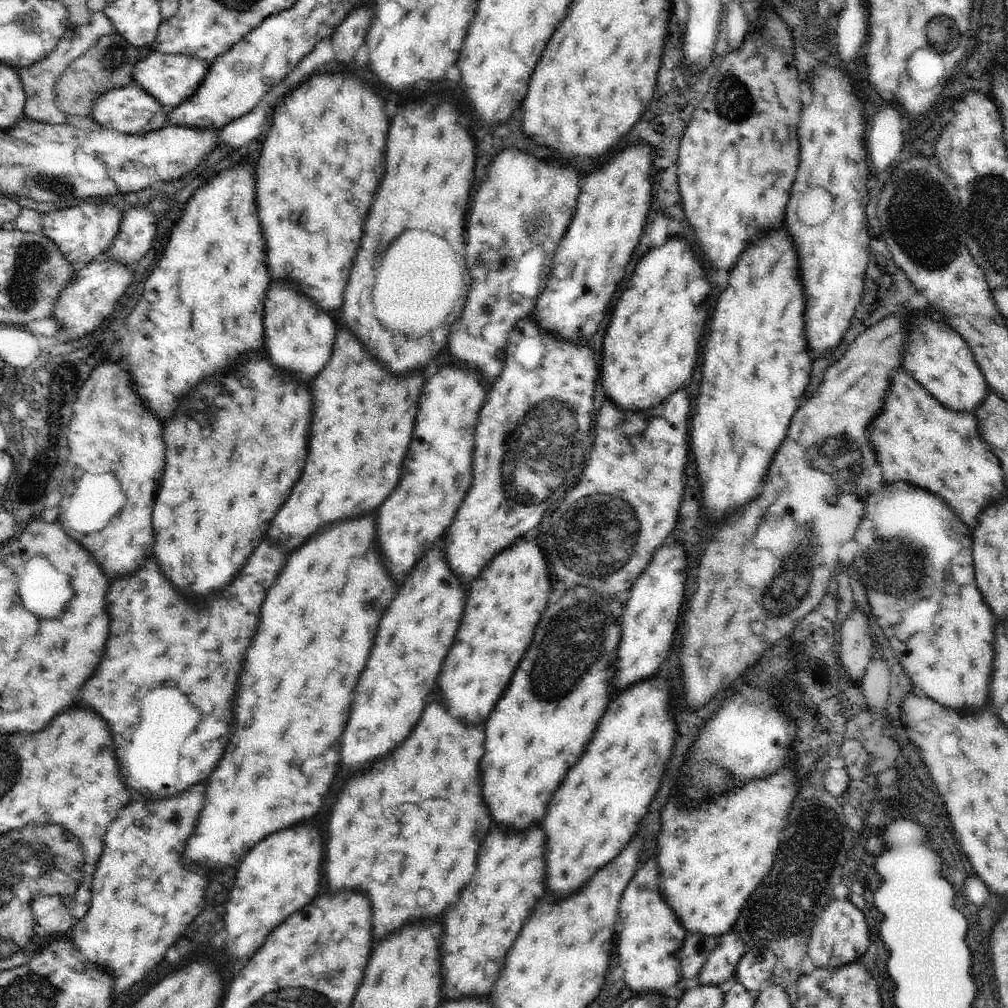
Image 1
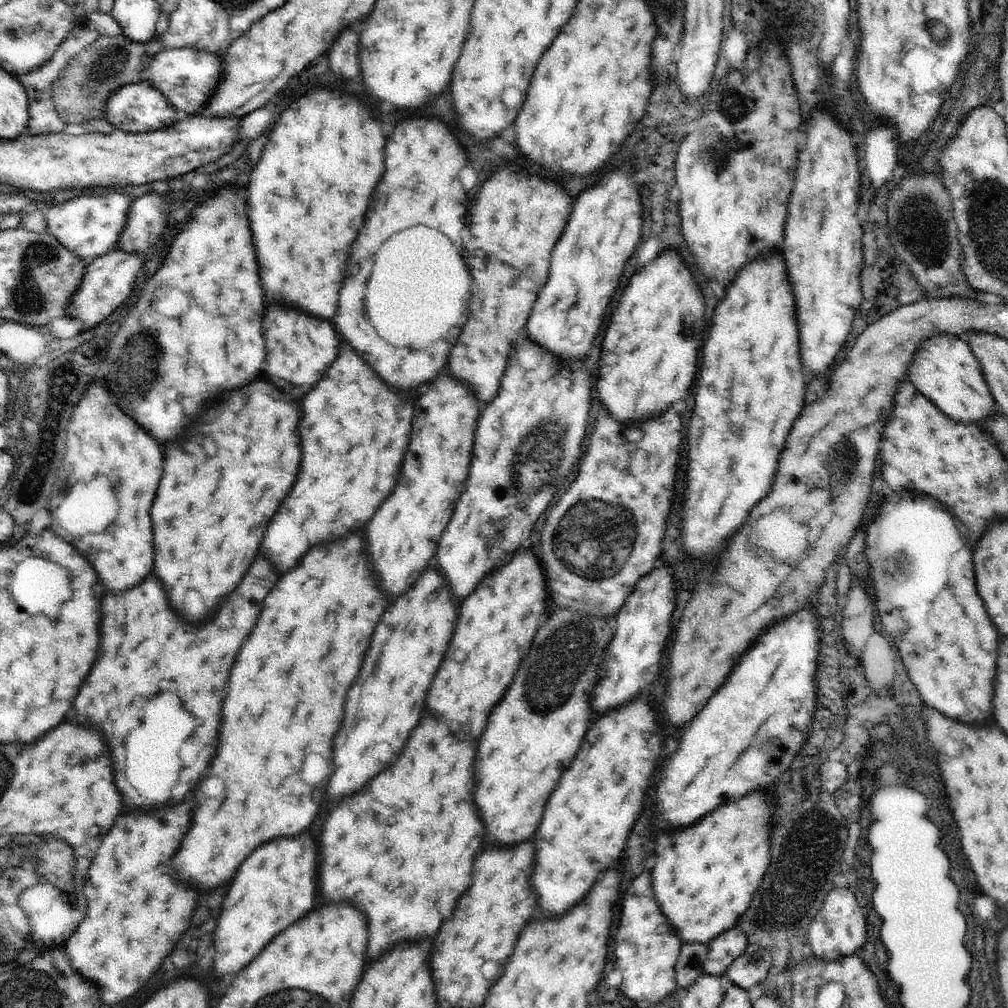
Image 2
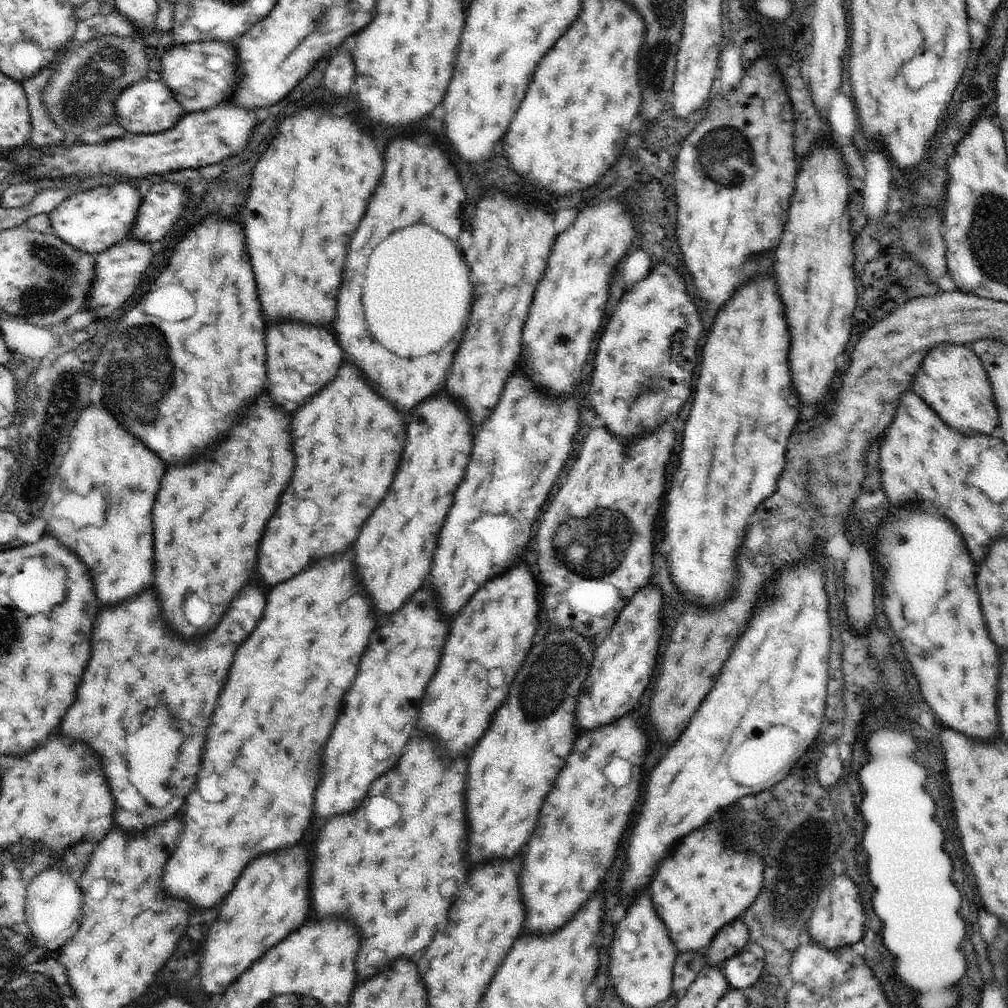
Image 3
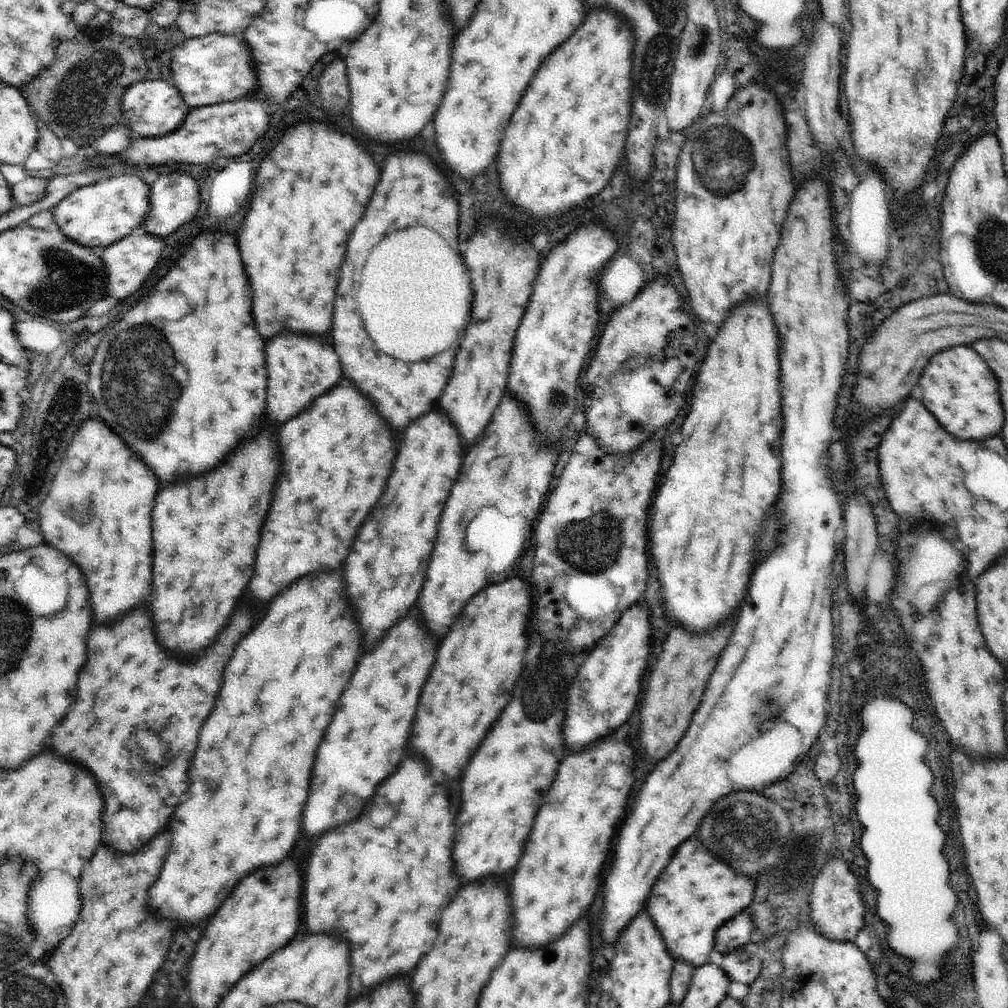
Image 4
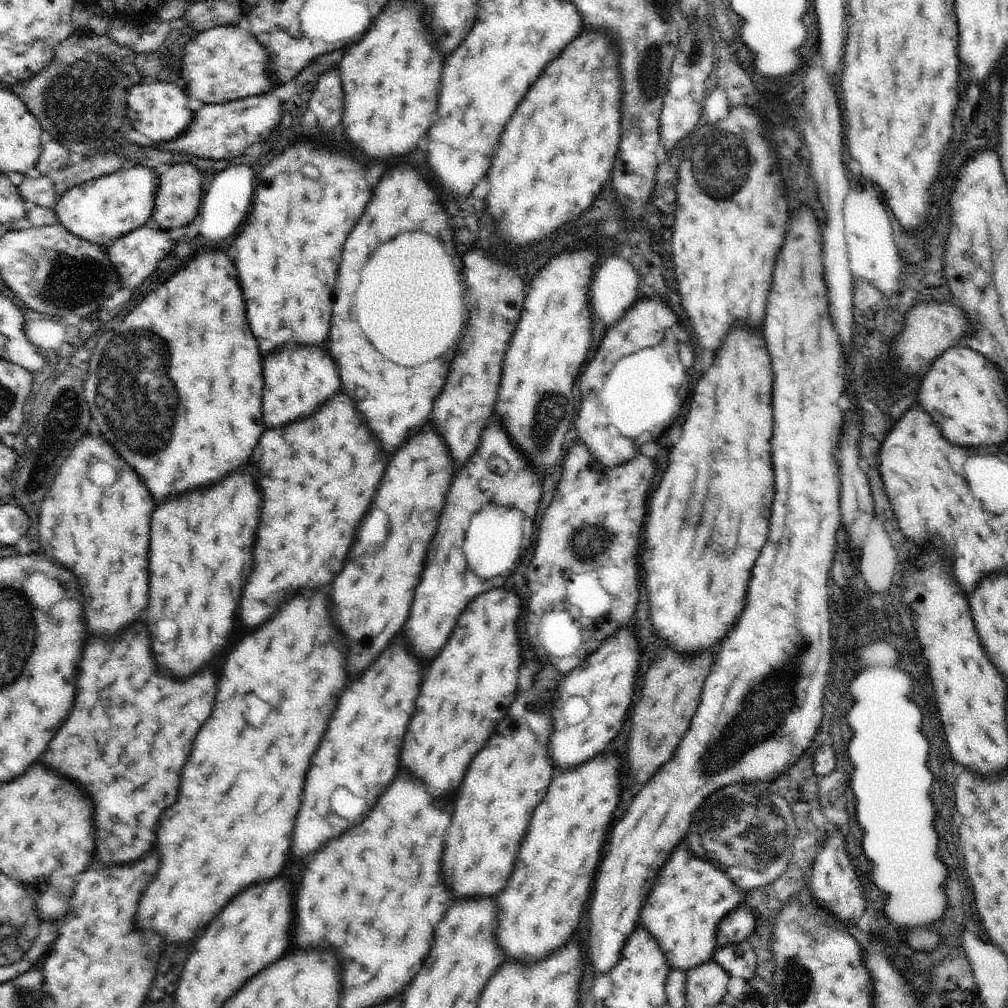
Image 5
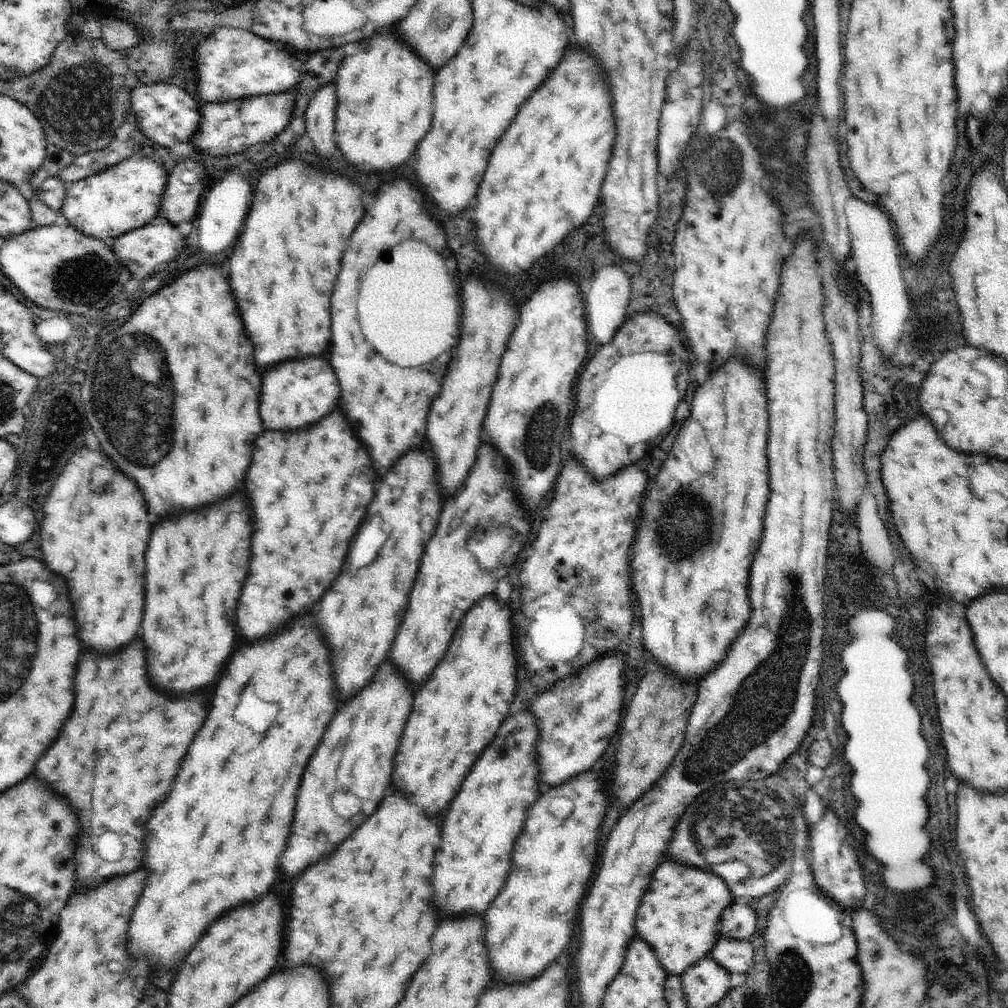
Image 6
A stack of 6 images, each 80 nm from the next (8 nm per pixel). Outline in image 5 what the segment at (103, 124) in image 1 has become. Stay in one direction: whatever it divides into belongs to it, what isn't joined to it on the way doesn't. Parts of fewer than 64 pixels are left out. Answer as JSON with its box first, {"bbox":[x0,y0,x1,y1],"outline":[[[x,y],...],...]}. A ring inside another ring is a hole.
{"bbox":[126,77,195,143],"outline":[[[165,77],[151,81],[142,81],[127,89],[126,121],[130,121],[133,128],[148,136],[156,143],[169,141],[182,134],[191,123],[195,113],[188,107],[188,95],[183,88],[169,82]]]}

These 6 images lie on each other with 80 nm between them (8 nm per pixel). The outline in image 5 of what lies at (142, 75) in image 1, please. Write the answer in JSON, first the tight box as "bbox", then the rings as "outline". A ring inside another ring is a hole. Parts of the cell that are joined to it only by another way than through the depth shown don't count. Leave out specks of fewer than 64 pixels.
{"bbox":[181,25,280,104],"outline":[[[246,25],[214,27],[203,33],[198,33],[184,46],[184,56],[181,61],[182,78],[186,81],[184,92],[188,98],[200,100],[203,104],[225,103],[268,92],[280,92],[277,83],[272,83],[267,71],[269,56],[262,45],[249,33]]]}

